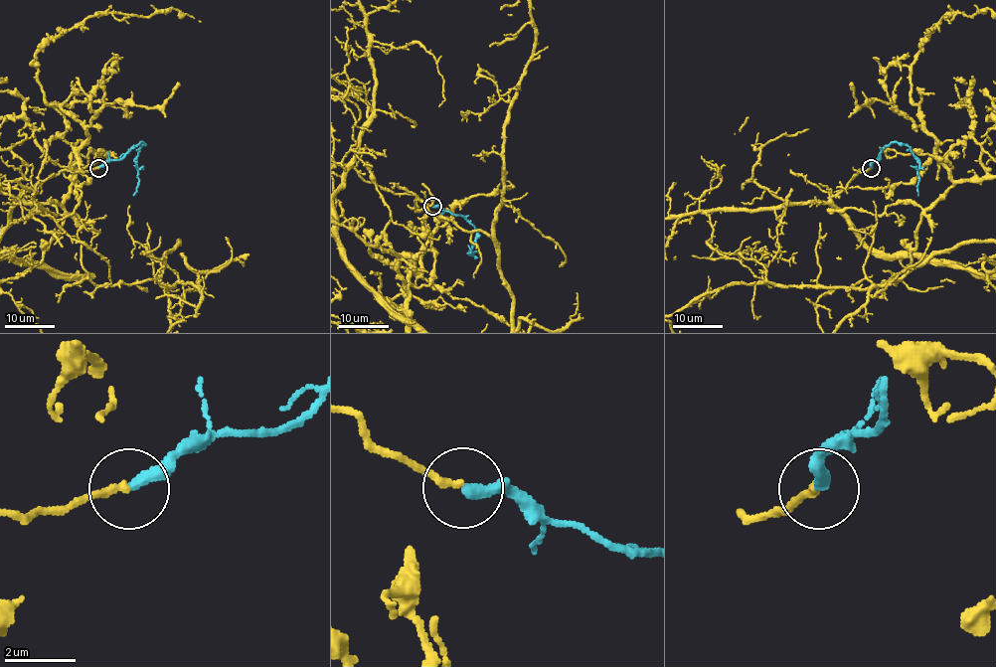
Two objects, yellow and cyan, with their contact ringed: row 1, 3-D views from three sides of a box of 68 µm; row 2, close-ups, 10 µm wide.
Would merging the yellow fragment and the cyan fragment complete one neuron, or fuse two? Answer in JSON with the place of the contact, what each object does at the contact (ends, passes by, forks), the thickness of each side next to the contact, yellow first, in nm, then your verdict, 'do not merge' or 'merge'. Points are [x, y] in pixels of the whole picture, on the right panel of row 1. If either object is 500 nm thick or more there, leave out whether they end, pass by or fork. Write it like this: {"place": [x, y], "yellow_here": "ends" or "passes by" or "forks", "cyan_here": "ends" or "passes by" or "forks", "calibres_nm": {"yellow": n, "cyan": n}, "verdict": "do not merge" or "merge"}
{"place": [871, 168], "yellow_here": "ends", "cyan_here": "ends", "calibres_nm": {"yellow": 220, "cyan": 340}, "verdict": "merge"}

